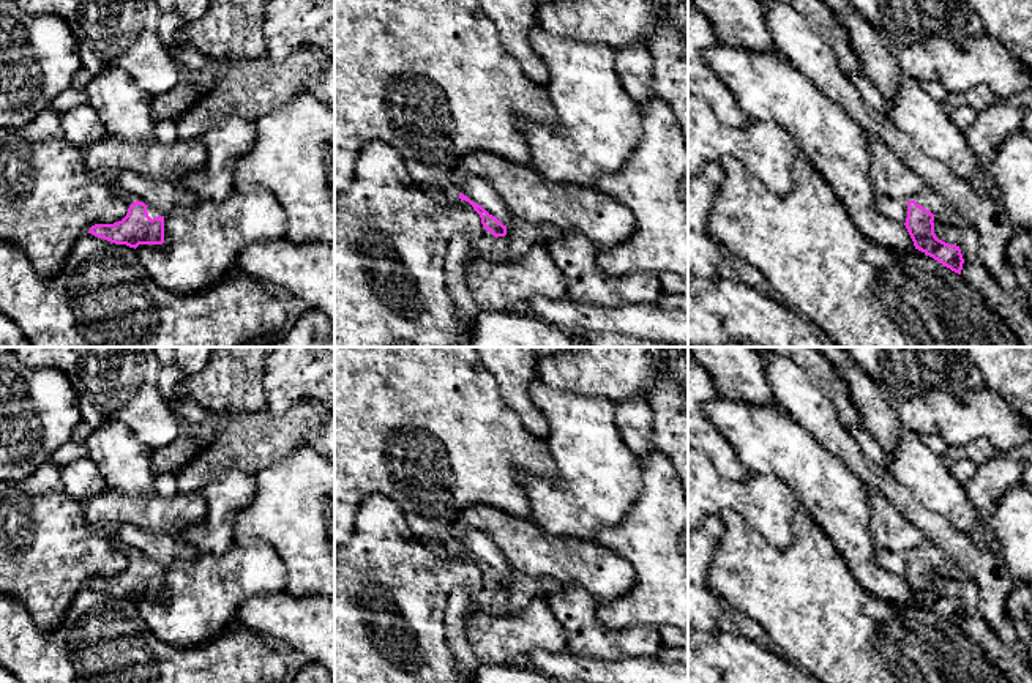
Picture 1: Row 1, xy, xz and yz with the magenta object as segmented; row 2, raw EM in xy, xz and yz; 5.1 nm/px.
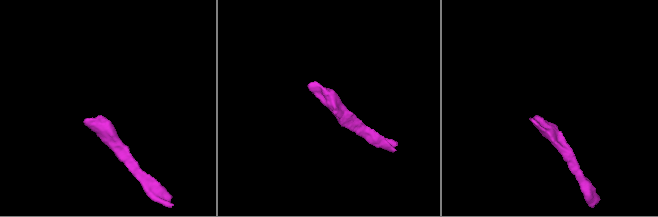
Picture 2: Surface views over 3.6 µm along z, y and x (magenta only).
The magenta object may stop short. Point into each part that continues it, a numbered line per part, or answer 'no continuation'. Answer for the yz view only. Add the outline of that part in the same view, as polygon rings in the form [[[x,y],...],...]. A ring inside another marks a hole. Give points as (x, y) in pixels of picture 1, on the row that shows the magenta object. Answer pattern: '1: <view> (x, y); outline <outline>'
1: yz (897, 210); outline [[[876,194],[874,197],[876,208],[887,218],[901,224],[904,224],[907,218],[907,202],[909,200],[895,200],[882,194]]]

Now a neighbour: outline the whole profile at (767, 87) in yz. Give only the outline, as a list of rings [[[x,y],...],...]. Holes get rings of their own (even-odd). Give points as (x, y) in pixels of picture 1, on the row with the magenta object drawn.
[[[724,43],[709,47],[704,52],[704,60],[726,84],[750,118],[772,121],[794,139],[803,159],[810,161],[827,180],[865,237],[903,254],[915,249],[906,226],[887,218],[876,208],[874,197],[877,192],[869,175],[866,131],[803,73],[780,55],[765,55]]]

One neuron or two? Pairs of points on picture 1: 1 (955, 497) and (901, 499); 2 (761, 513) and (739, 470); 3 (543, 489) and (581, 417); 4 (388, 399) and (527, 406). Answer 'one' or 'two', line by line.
1: two
2: two
3: one
4: two

